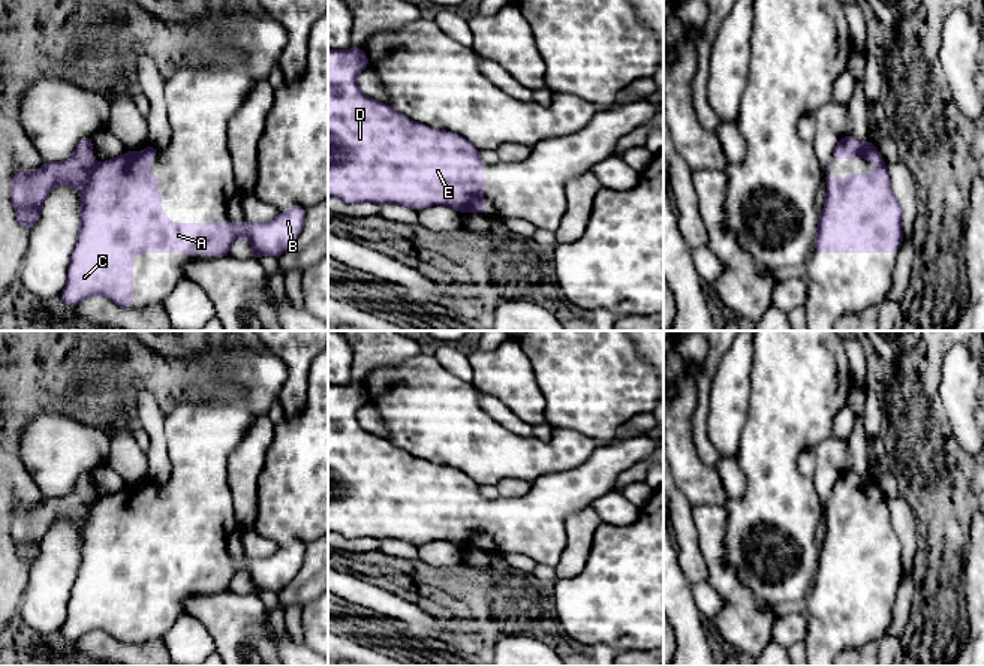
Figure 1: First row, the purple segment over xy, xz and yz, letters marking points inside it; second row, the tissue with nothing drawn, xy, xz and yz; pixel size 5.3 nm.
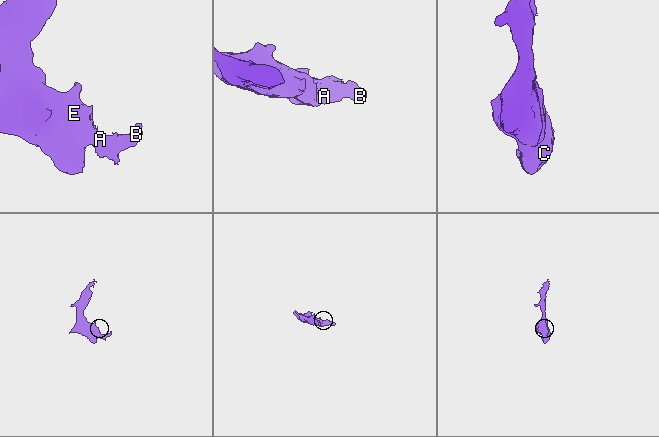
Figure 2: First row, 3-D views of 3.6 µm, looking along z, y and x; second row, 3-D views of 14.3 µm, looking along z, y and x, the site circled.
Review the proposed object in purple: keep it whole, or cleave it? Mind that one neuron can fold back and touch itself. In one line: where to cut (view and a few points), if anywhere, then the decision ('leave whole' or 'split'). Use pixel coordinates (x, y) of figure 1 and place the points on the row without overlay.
no cut; leave whole

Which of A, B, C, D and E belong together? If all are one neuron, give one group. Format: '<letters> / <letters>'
A B C D E

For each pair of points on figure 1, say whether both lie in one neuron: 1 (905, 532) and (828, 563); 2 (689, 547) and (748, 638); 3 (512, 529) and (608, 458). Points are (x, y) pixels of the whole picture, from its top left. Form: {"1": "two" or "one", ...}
{"1": "two", "2": "two", "3": "one"}

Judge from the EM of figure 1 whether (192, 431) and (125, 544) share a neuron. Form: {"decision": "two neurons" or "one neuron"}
{"decision": "one neuron"}

